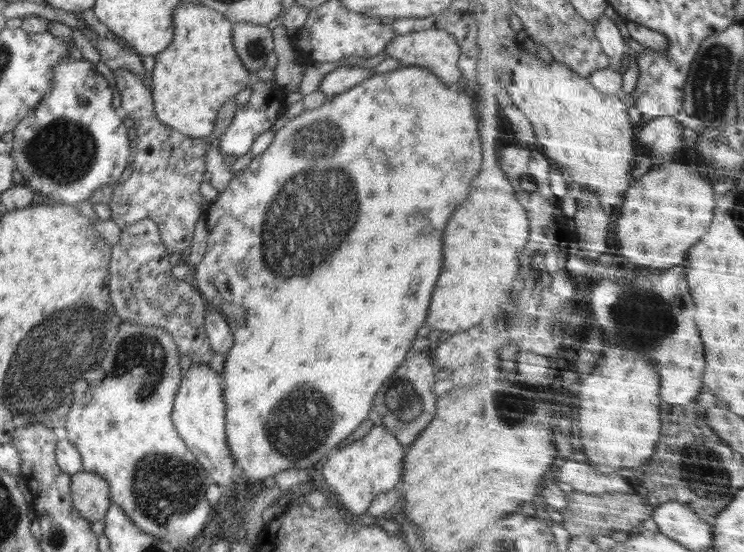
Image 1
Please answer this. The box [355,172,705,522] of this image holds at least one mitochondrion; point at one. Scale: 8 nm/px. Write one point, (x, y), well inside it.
(645, 319)

